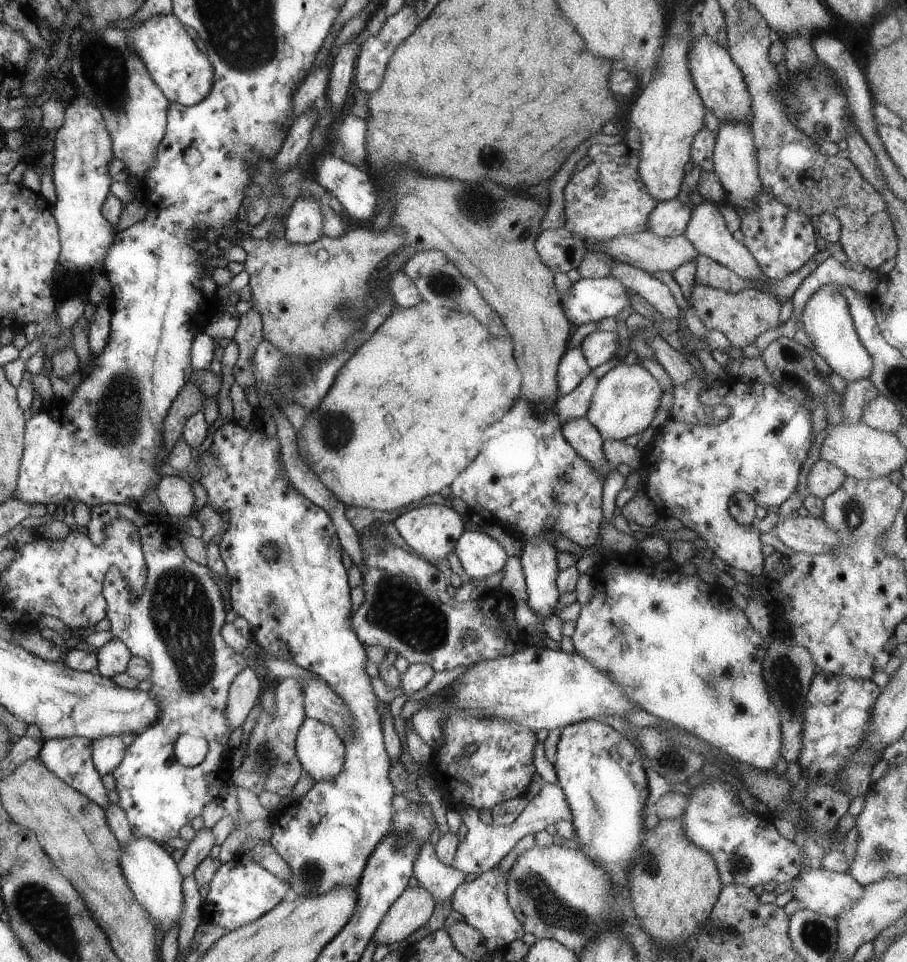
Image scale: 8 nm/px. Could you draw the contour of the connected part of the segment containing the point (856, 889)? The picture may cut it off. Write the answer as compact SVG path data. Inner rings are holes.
M816 864L810 869L810 872L800 874L789 884L789 887L793 899L784 906L785 914L789 918L800 909L836 919L838 916L842 916L856 900L860 900L864 894L863 886L858 884L850 874L830 871Z

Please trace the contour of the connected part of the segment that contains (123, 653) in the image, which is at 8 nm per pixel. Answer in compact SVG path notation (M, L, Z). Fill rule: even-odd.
M118 639L108 640L96 654L97 672L113 680L118 674L126 673L133 657L126 644Z

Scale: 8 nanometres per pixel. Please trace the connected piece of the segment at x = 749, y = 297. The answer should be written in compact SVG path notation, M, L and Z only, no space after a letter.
M695 284L688 300L692 302L692 308L698 314L698 318L708 328L724 334L734 348L744 349L754 345L761 334L773 331L781 325L779 315L783 302L766 291L759 291L756 288L746 288L738 294L730 294L712 286Z

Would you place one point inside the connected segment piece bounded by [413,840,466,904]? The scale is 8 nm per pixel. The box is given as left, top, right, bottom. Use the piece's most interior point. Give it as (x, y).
(441, 881)

